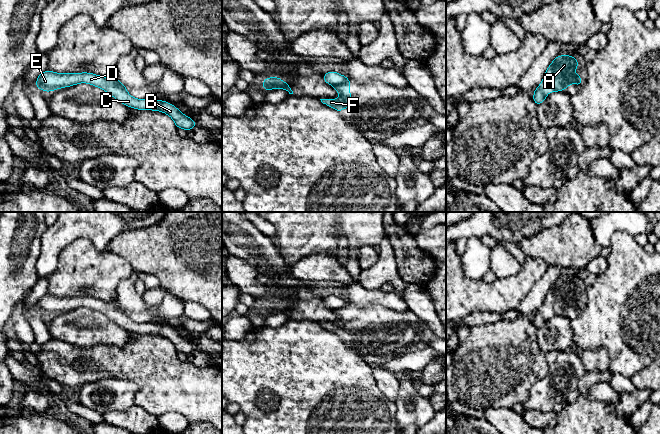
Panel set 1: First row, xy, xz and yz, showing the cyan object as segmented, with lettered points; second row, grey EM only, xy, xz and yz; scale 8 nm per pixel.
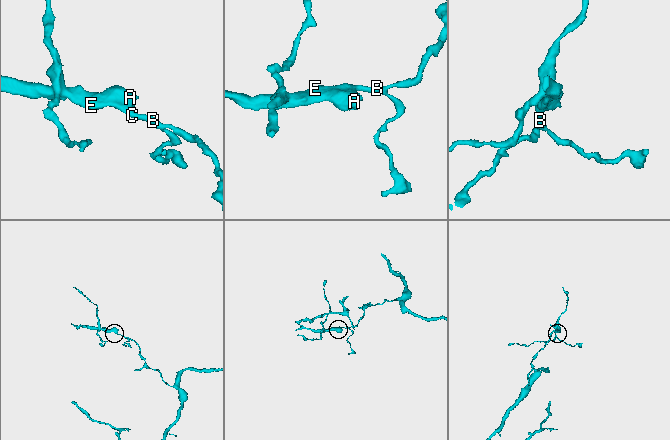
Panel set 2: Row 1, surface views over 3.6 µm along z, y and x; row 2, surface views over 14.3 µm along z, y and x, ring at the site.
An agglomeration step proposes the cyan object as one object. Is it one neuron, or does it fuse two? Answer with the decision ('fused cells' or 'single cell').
fused cells

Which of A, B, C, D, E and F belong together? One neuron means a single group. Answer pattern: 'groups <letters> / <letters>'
groups A F / B C D E

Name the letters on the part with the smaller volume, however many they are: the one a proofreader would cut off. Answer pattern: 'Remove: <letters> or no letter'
Remove: A, F

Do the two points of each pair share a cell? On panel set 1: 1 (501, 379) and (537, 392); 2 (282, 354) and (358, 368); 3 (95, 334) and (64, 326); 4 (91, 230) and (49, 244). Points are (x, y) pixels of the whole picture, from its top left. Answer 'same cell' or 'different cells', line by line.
1: different cells
2: same cell
3: same cell
4: same cell

